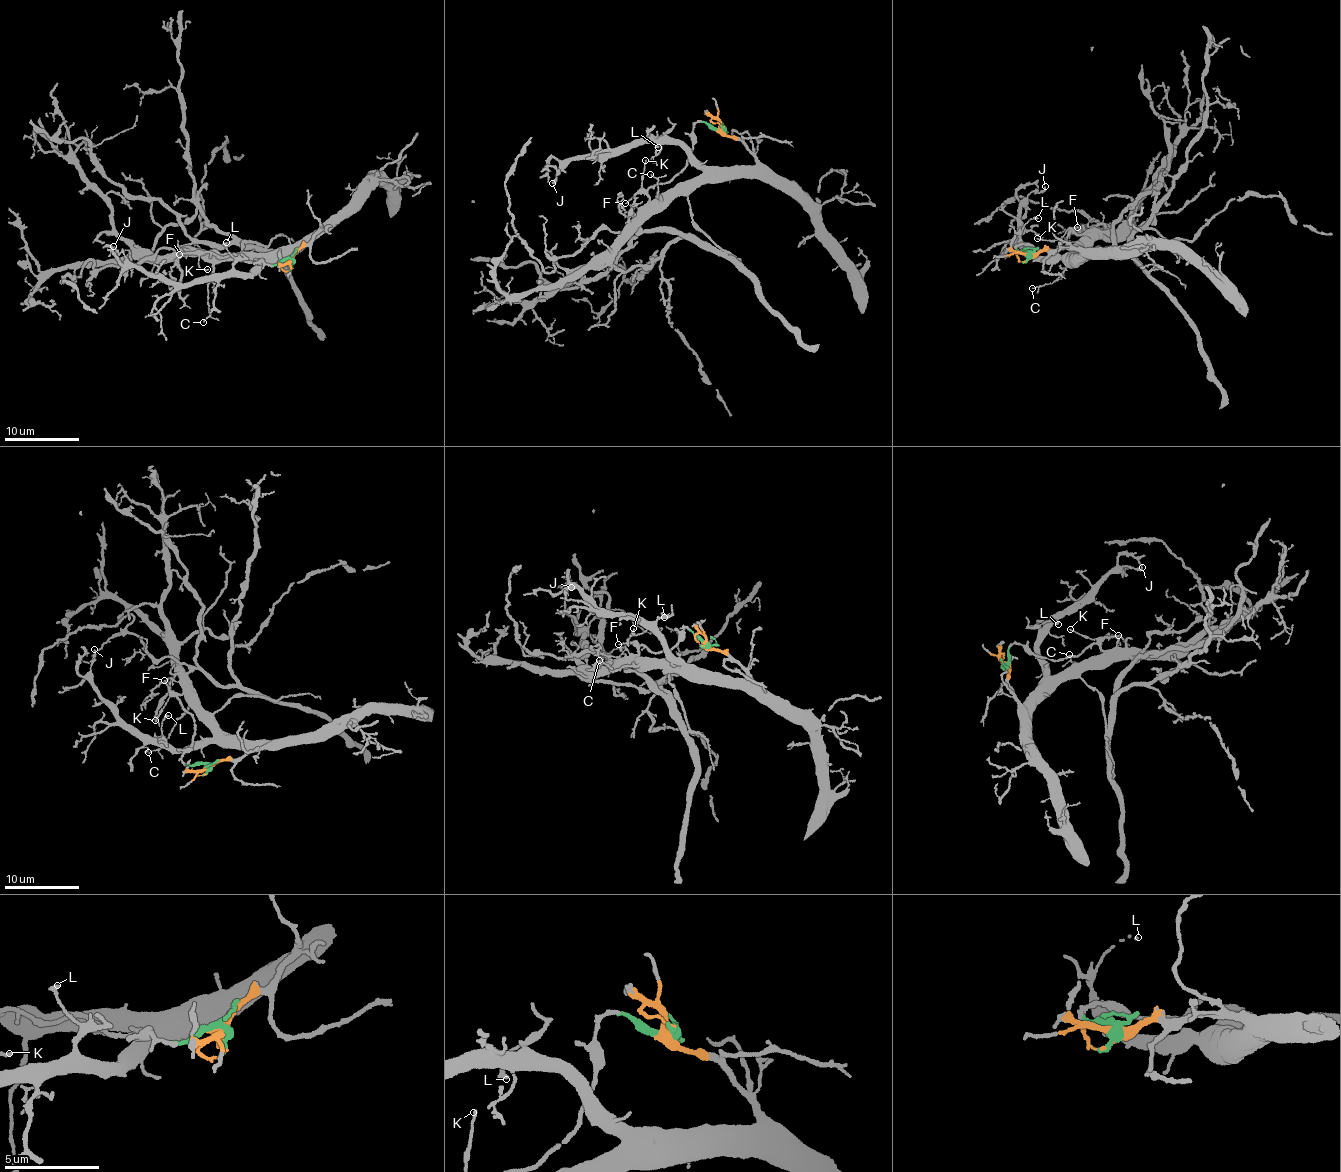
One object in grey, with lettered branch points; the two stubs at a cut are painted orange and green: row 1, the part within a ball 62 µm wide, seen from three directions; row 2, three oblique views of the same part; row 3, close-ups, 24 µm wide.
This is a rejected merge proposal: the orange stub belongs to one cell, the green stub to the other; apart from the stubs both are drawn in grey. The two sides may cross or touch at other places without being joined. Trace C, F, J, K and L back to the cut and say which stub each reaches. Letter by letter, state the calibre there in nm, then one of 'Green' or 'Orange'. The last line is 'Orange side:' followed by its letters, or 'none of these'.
C: Thickness 90 nm. Orange
F: Thickness 80 nm. Green
J: Thickness 200 nm. Orange
K: Thickness 120 nm. Green
L: Thickness 220 nm. Orange
Orange side: C, J, L

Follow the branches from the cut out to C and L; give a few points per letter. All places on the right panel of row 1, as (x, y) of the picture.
C: (1030, 256), (1061, 248), (1079, 252), (1075, 256), (1070, 244), (1078, 251), (1065, 269), (1052, 282), (1032, 287)
L: (1030, 256), (1061, 248), (1079, 252), (1051, 259), (1031, 254), (1019, 239), (1019, 232), (1039, 217)

